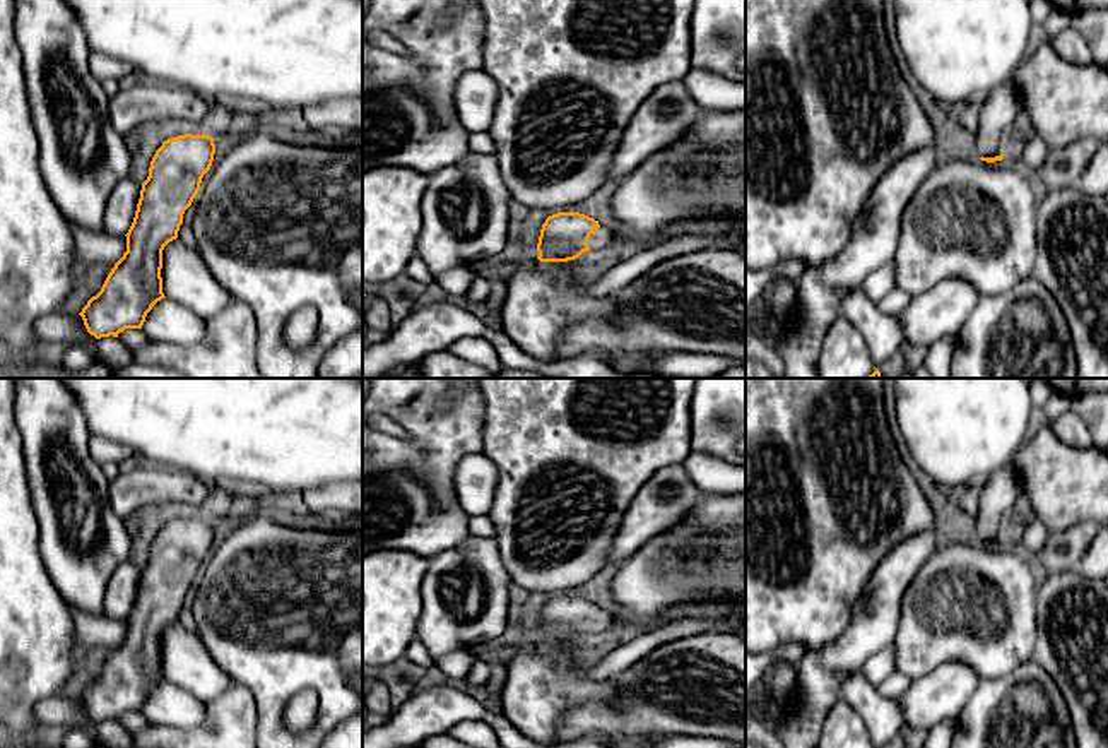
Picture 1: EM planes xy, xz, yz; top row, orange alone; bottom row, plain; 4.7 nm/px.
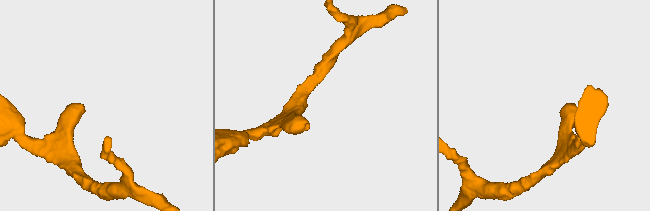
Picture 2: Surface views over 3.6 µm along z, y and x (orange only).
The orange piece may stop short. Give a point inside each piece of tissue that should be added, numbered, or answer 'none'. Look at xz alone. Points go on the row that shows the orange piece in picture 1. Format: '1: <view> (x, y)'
1: xz (601, 238)

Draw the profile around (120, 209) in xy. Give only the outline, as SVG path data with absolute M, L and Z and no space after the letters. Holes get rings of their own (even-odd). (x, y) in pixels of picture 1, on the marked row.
M133 178L120 181L108 197L103 231L113 236L125 236L133 223L142 183Z

